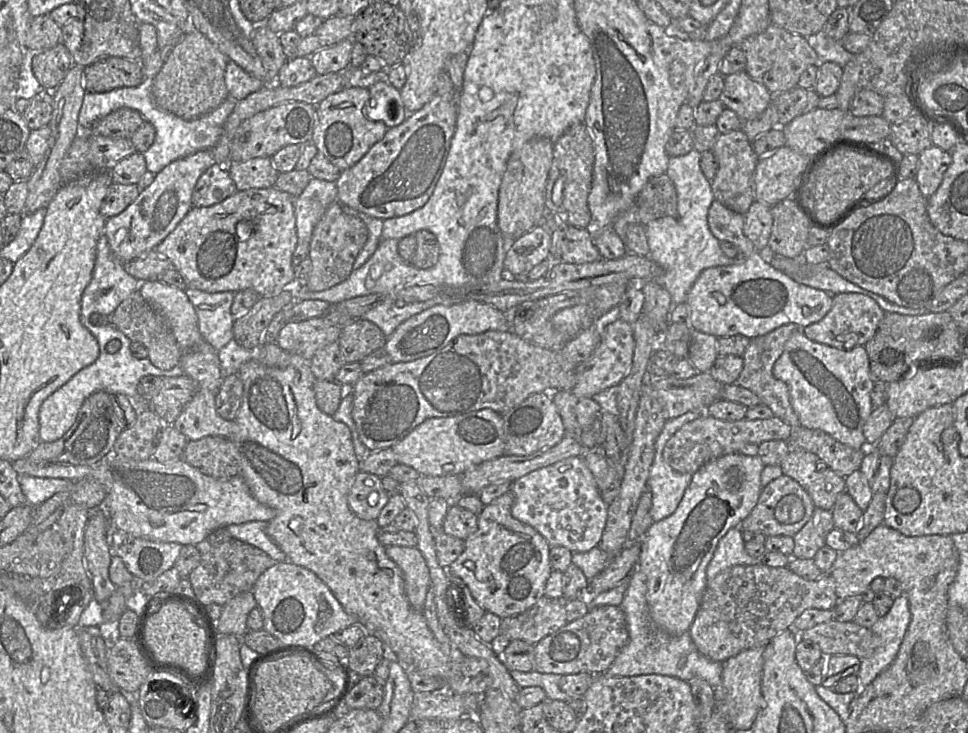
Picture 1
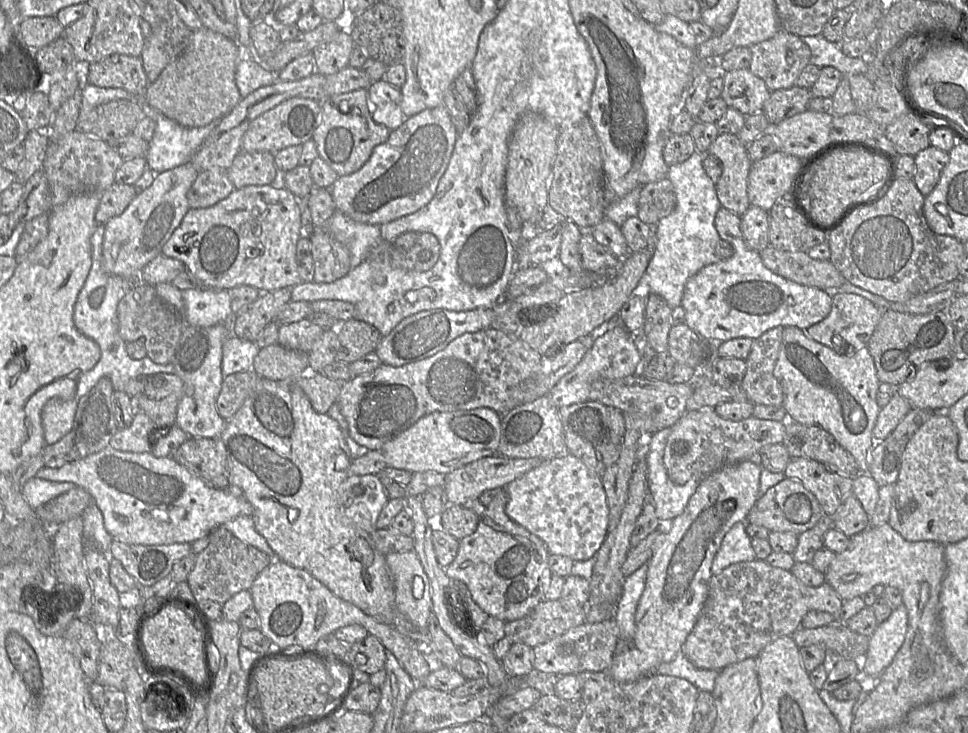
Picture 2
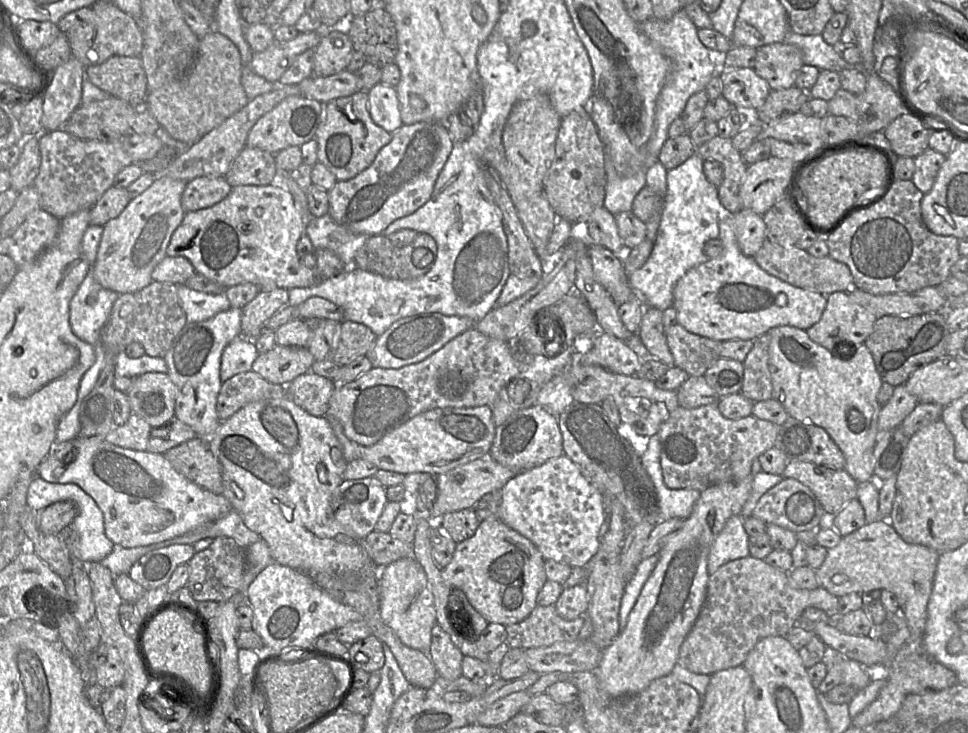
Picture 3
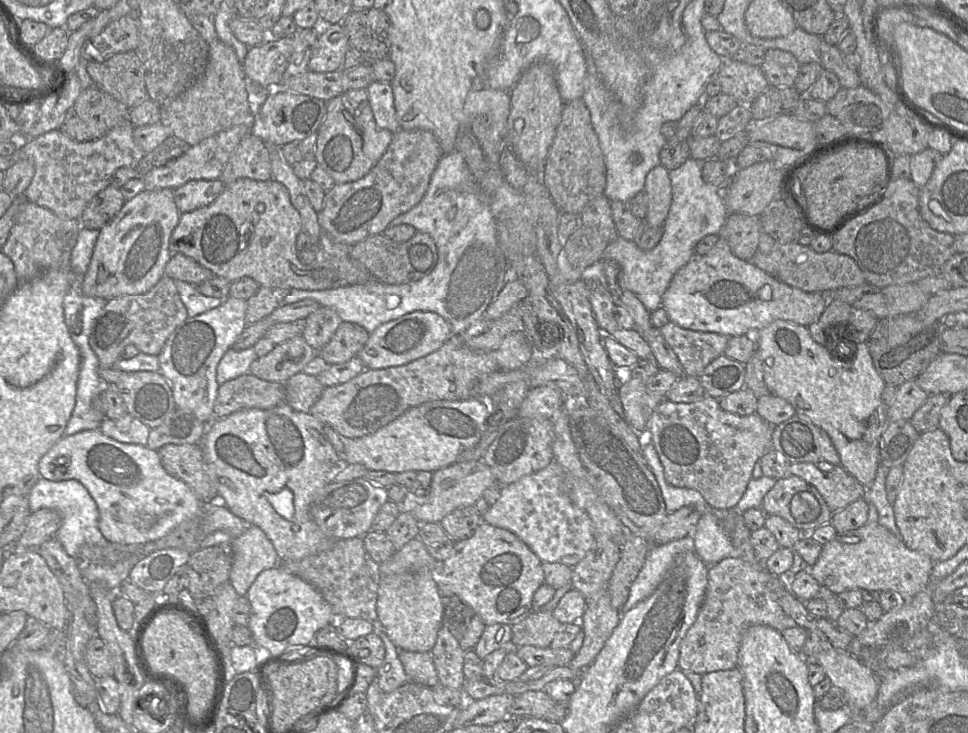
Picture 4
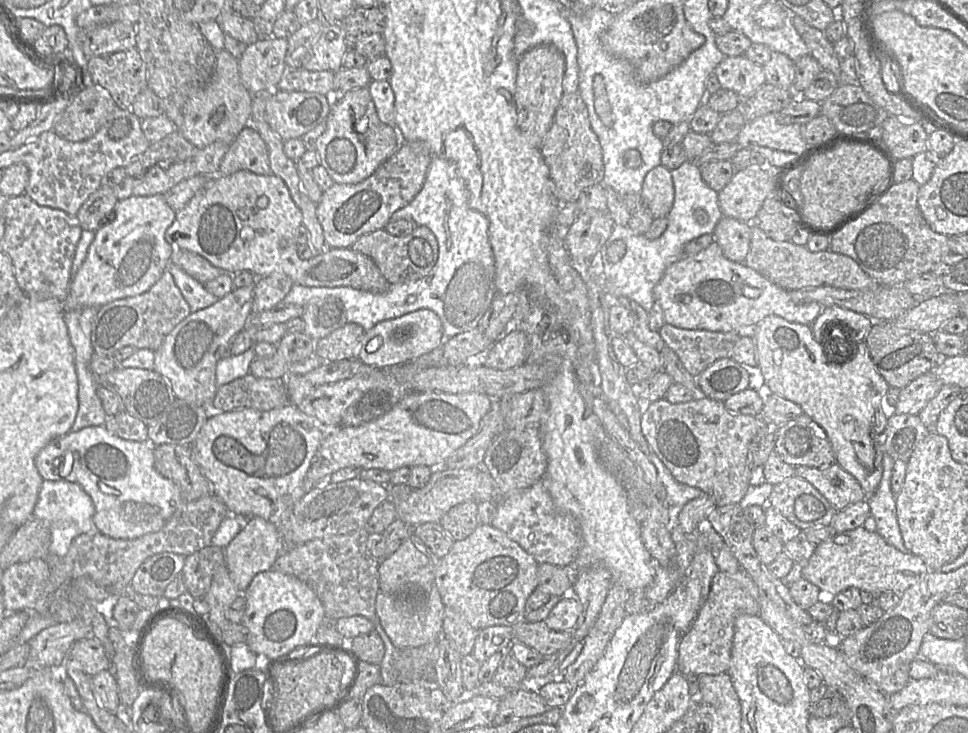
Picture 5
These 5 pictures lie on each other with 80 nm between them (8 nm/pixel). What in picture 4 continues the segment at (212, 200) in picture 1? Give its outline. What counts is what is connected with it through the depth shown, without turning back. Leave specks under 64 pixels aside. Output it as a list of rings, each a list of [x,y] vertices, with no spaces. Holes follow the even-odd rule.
[[[220,179],[191,180],[173,190],[174,201],[181,214],[191,212],[211,204],[224,188]]]

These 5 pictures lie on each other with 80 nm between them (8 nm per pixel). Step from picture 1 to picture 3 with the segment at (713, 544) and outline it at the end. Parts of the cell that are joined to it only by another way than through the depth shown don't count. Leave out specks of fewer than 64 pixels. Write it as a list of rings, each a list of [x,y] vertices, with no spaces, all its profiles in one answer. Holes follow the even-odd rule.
[[[753,475],[739,482],[723,482],[702,492],[683,526],[665,538],[658,562],[631,609],[627,624],[604,650],[596,668],[602,689],[611,697],[636,694],[656,678],[671,672],[679,650],[705,602],[710,547],[732,516],[741,514],[750,496]]]

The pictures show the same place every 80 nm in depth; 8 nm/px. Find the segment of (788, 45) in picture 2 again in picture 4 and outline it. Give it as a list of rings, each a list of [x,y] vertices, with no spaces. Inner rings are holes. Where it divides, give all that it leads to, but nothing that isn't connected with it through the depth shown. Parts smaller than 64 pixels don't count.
[[[768,49],[760,66],[770,86],[794,87],[800,63],[791,53]]]

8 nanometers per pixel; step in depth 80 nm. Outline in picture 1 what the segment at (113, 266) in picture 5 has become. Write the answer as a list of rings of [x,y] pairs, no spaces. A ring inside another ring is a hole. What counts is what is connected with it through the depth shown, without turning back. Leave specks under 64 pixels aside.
[[[210,149],[175,160],[156,174],[154,181],[120,214],[106,220],[104,234],[122,263],[134,260],[156,248],[186,216],[192,205],[192,193],[200,176],[215,164]]]

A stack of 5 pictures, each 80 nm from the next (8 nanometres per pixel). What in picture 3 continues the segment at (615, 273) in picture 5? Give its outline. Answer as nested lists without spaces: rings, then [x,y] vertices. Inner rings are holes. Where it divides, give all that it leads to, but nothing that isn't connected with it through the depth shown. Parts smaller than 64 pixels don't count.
[[[694,152],[682,164],[667,170],[667,191],[653,249],[644,265],[628,276],[629,286],[644,294],[644,307],[648,305],[663,311],[672,306],[676,282],[690,268],[708,259],[703,252],[704,244],[719,236],[719,221],[724,213],[717,187],[703,173],[703,160]]]

